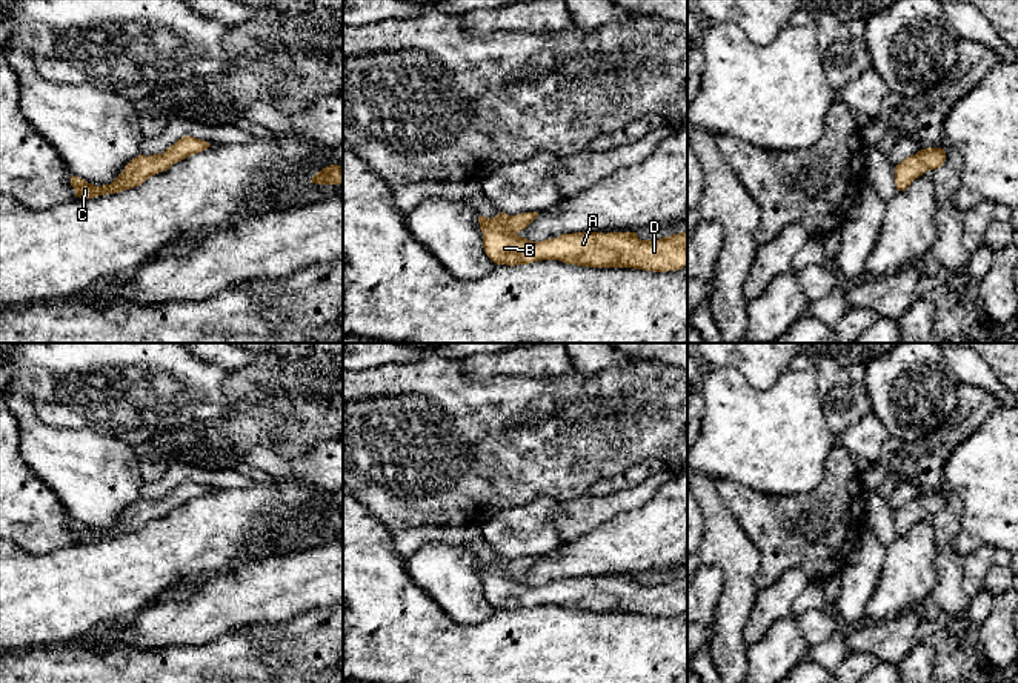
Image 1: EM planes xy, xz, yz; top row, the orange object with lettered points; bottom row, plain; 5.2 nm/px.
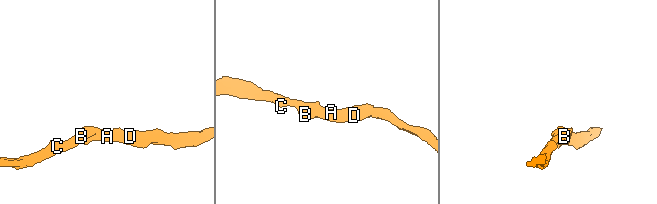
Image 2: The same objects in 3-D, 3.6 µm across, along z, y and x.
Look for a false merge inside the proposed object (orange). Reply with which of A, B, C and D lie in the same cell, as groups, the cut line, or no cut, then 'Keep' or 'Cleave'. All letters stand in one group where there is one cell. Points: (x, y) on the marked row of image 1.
Groups: A B C D. No split. Keep

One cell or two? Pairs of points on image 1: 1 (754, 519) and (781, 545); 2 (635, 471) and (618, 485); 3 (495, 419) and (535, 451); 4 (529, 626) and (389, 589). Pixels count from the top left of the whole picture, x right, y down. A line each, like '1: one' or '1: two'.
1: one
2: one
3: one
4: one

